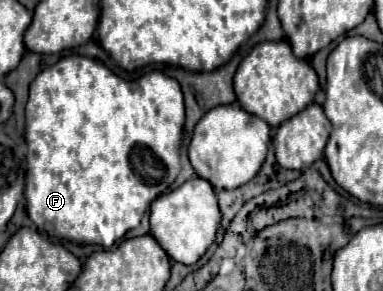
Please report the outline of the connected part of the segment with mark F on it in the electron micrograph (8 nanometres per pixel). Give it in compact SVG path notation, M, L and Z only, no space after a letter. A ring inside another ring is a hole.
M67 55L59 59L53 67L43 69L31 83L29 101L25 107L27 127L25 127L25 141L27 141L27 181L25 181L25 199L27 199L27 215L37 225L39 233L47 239L67 239L87 245L101 245L103 249L113 247L129 229L135 229L141 223L143 213L151 207L151 203L177 179L179 175L179 151L181 151L181 131L185 123L185 107L183 107L183 93L175 79L163 75L161 71L151 71L135 81L125 81L111 73L103 63L81 57L81 55Z

